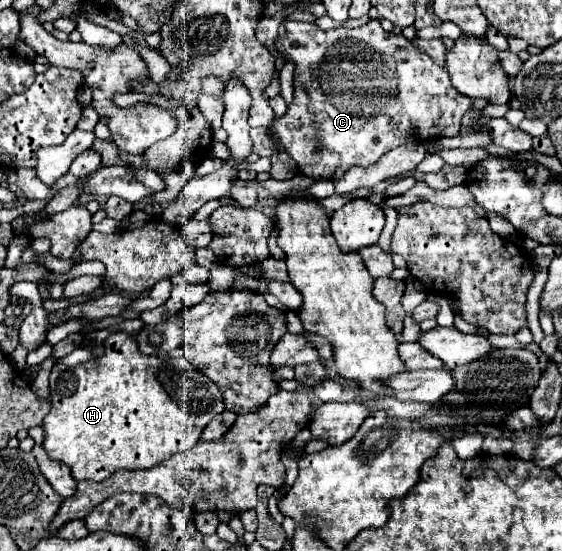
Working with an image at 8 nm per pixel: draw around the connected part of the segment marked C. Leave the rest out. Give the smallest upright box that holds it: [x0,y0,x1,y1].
[274,19,472,179]

